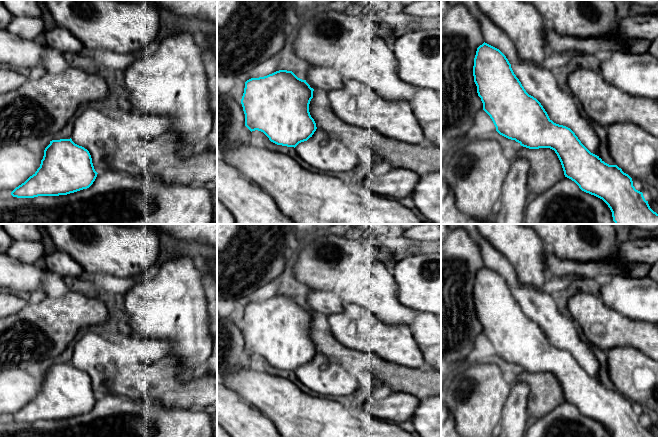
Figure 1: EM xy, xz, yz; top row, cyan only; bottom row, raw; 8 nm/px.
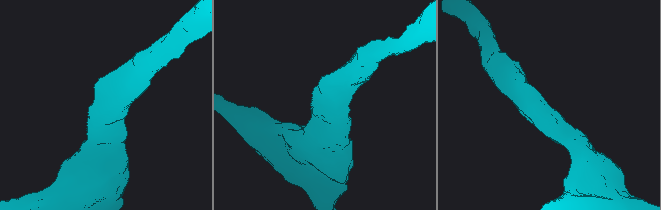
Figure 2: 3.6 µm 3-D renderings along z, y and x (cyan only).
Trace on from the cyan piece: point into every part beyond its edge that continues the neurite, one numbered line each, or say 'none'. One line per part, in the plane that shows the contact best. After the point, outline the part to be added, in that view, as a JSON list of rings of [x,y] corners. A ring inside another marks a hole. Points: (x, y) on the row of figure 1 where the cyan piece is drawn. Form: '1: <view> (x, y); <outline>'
none

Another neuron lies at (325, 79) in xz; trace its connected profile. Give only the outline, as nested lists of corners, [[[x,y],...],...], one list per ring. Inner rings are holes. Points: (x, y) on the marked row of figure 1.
[[[312,66],[307,74],[306,82],[314,90],[336,91],[344,86],[344,78],[336,70],[326,67]]]

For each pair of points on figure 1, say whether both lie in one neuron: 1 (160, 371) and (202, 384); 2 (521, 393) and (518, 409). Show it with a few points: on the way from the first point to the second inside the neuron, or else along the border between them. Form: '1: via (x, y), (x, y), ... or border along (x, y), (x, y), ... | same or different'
1: via (170, 381), (177, 388), (192, 388) | same
2: via (518, 397), (518, 405) | same

